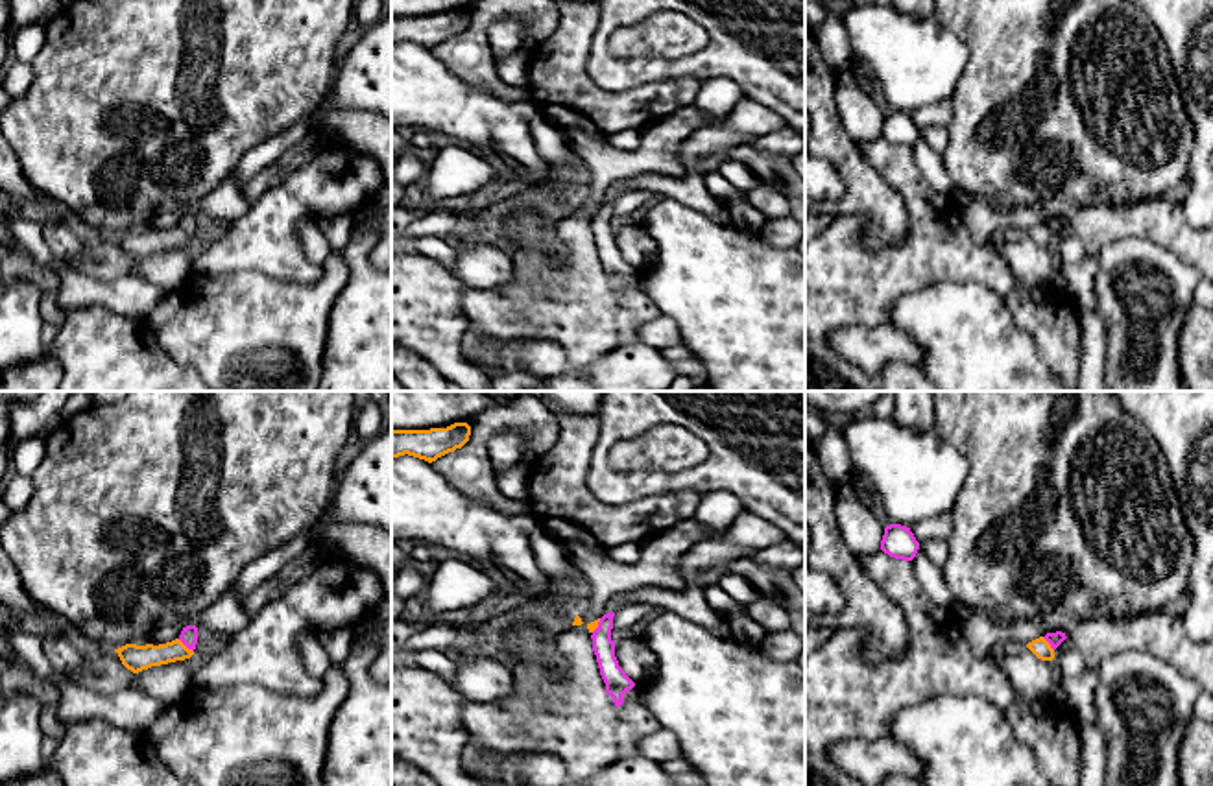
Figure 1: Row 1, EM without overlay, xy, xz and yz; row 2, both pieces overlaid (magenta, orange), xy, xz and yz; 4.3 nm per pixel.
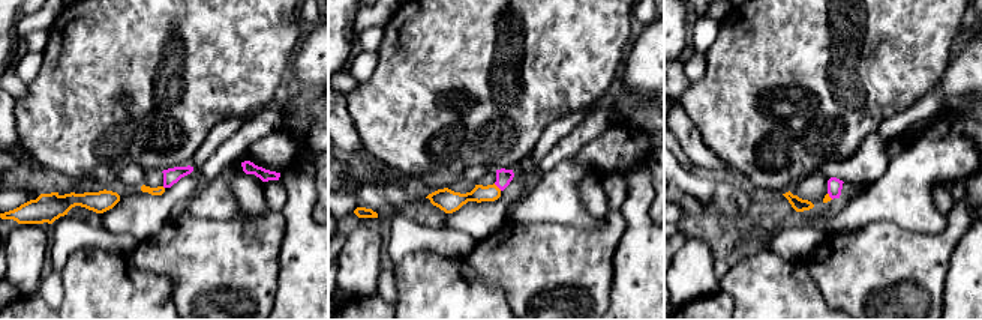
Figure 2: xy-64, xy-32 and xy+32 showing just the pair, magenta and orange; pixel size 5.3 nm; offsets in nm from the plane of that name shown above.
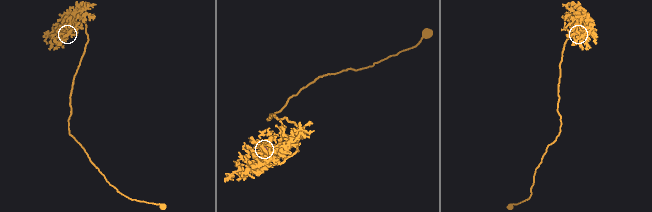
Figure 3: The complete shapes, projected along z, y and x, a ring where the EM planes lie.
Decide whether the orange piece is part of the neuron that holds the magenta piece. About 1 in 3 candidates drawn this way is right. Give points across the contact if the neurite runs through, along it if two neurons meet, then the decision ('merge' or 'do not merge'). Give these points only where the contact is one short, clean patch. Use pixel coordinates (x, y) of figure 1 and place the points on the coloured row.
border along xy (178, 639), (192, 652); do not merge

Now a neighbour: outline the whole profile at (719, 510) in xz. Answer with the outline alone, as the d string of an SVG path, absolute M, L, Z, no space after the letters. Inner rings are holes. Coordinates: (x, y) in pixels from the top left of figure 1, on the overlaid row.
M716 489L703 493L694 520L709 530L726 531L740 511L742 502L735 493Z

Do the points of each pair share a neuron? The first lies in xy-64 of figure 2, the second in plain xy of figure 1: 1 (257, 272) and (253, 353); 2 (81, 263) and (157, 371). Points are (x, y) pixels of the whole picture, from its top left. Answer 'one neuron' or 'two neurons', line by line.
1: one neuron
2: one neuron

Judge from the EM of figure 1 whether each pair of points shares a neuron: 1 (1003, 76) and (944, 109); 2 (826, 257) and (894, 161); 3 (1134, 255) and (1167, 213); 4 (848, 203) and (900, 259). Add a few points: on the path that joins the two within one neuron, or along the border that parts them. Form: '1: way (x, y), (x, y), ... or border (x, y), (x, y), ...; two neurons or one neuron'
1: border (953, 100), (953, 111), (946, 126); two neurons
2: way (868, 261), (894, 261), (918, 237), (918, 203); one neuron
3: border (1128, 235), (1151, 238), (1184, 261); two neurons
4: border (833, 218), (863, 216), (868, 222); two neurons

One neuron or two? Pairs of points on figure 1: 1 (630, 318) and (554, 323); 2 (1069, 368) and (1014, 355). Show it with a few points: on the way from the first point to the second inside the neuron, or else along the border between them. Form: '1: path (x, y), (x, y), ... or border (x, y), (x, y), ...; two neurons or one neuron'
1: path (612, 320), (602, 323), (573, 323); one neuron
2: border (1020, 327), (1031, 334), (1038, 355), (1053, 371); two neurons

